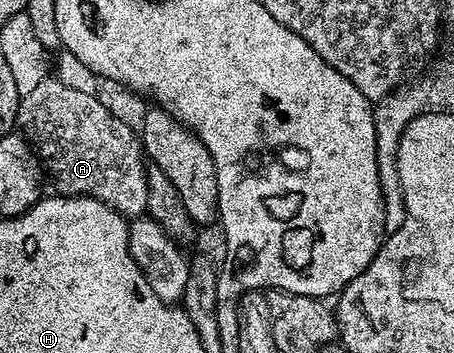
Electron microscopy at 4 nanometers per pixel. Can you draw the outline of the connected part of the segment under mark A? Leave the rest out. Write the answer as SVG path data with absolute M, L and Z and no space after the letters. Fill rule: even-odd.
M51 75L39 83L18 103L17 128L34 147L43 170L54 180L59 194L68 197L95 197L121 213L127 219L141 217L146 213L148 183L146 182L147 158L142 152L139 134L126 121L121 121L108 106L92 93L64 87L57 76Z

